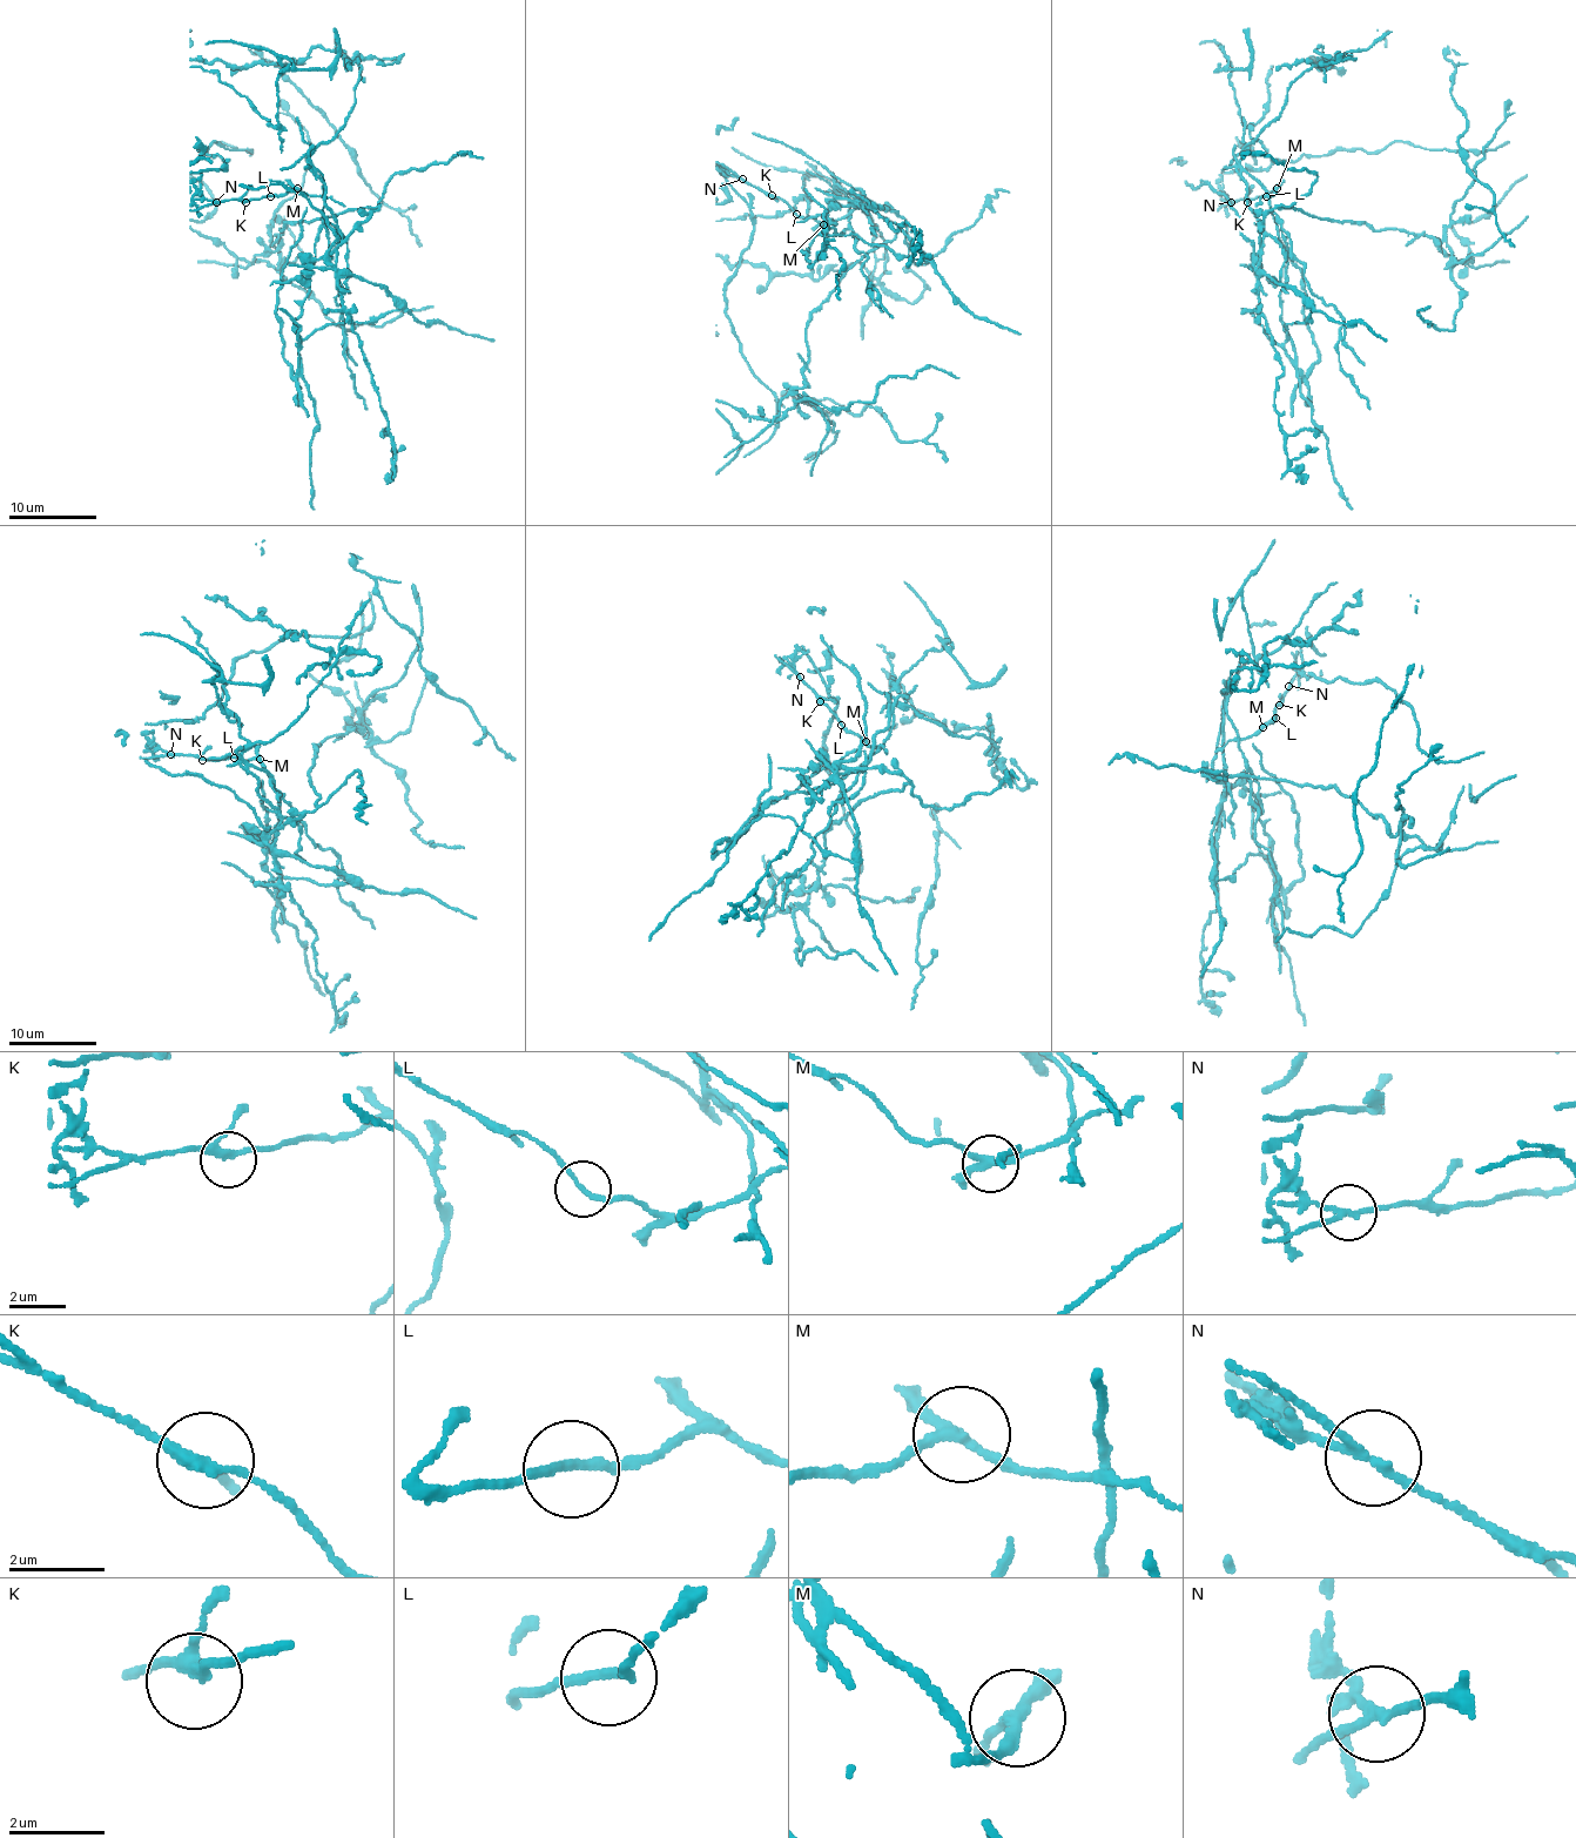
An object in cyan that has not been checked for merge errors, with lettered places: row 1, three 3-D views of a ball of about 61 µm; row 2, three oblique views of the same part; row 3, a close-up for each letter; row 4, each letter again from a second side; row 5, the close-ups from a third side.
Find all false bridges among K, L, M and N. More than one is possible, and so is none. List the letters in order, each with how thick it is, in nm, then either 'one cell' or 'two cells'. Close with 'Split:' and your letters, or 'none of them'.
K: 220 nm | one cell
L: 170 nm | one cell
M: 200 nm | two cells
N: 150 nm | two cells
Split: M, N

